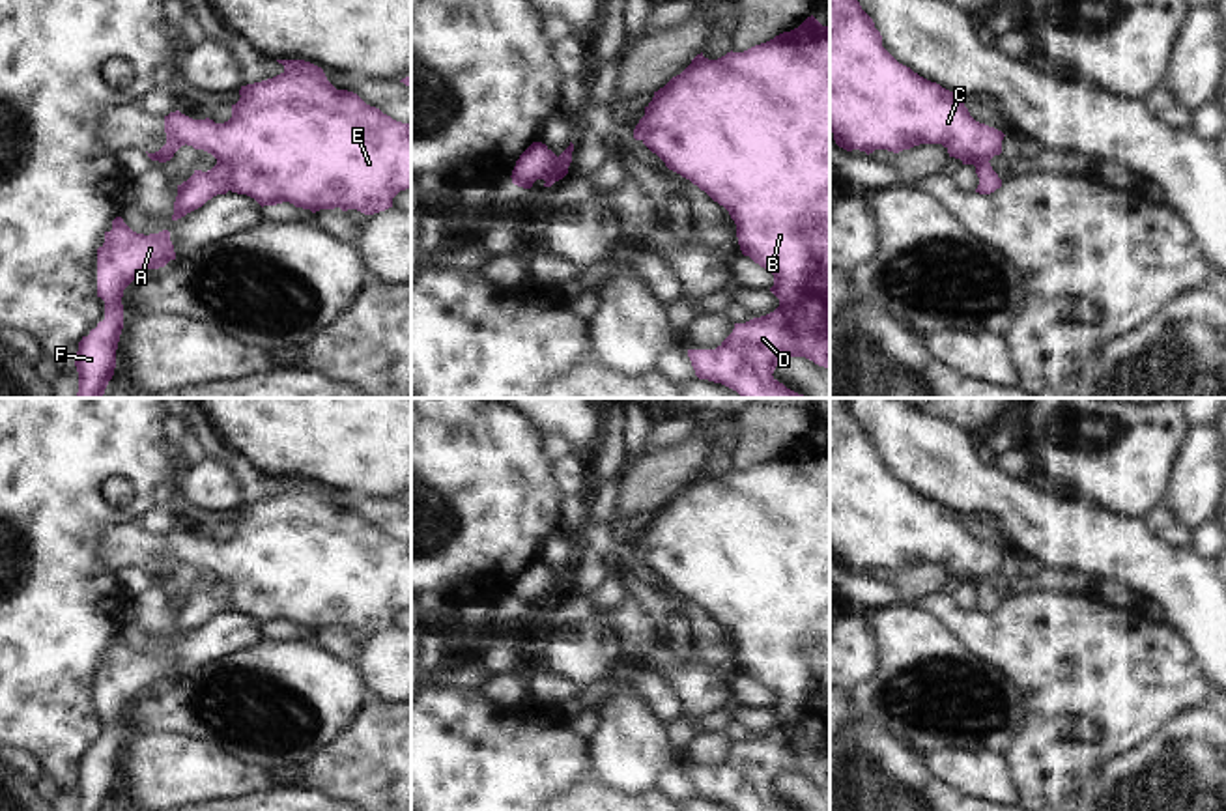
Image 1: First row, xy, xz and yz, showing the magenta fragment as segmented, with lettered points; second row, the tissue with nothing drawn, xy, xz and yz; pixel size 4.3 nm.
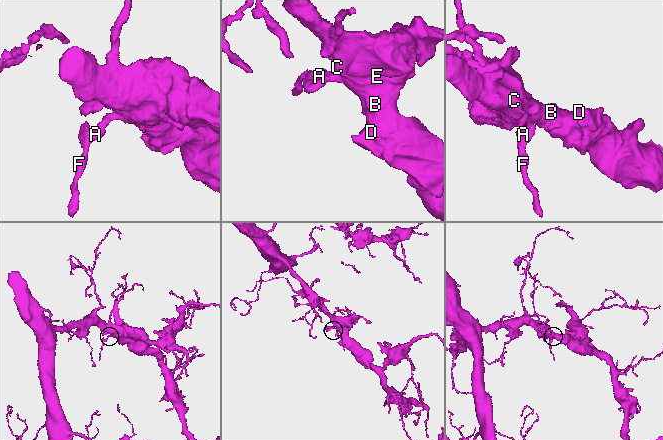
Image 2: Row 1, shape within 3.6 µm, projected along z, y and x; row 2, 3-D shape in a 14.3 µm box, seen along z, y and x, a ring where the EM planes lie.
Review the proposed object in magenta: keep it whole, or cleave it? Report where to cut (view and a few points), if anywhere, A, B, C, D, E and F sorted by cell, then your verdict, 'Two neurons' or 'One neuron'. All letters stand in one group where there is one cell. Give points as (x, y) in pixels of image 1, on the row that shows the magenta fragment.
No split. Groups: A B C D E F. One neuron

